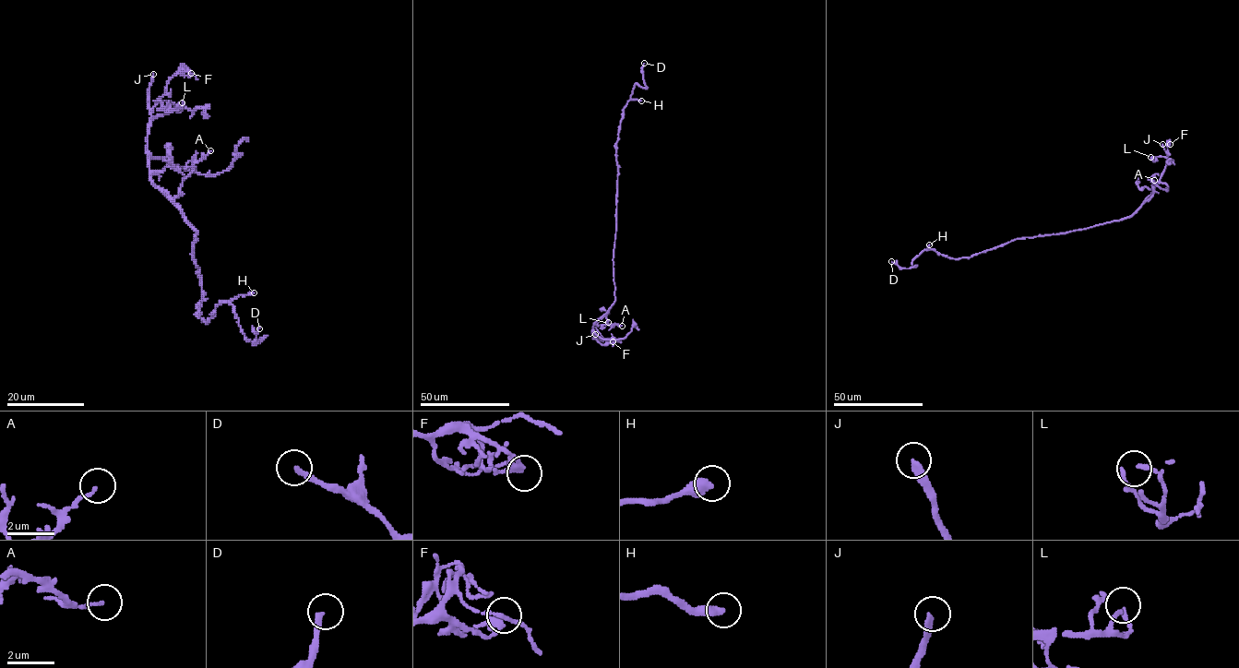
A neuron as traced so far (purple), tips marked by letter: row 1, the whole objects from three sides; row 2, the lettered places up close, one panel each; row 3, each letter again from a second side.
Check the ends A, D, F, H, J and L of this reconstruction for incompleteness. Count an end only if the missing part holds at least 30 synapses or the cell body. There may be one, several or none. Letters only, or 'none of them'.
D, H, J

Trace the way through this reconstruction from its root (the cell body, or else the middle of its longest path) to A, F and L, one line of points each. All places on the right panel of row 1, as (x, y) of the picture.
A: (1053, 234), (1130, 217), (1153, 194), (1154, 180)
F: (1053, 234), (1130, 217), (1147, 200), (1159, 180), (1168, 154), (1167, 144), (1170, 144)
L: (1053, 234), (1130, 217), (1150, 195), (1164, 167), (1173, 161), (1161, 156), (1154, 156), (1153, 161), (1150, 157)

